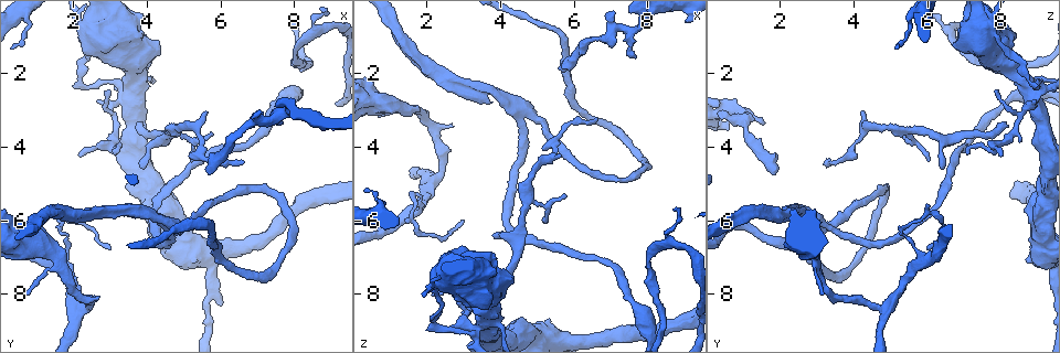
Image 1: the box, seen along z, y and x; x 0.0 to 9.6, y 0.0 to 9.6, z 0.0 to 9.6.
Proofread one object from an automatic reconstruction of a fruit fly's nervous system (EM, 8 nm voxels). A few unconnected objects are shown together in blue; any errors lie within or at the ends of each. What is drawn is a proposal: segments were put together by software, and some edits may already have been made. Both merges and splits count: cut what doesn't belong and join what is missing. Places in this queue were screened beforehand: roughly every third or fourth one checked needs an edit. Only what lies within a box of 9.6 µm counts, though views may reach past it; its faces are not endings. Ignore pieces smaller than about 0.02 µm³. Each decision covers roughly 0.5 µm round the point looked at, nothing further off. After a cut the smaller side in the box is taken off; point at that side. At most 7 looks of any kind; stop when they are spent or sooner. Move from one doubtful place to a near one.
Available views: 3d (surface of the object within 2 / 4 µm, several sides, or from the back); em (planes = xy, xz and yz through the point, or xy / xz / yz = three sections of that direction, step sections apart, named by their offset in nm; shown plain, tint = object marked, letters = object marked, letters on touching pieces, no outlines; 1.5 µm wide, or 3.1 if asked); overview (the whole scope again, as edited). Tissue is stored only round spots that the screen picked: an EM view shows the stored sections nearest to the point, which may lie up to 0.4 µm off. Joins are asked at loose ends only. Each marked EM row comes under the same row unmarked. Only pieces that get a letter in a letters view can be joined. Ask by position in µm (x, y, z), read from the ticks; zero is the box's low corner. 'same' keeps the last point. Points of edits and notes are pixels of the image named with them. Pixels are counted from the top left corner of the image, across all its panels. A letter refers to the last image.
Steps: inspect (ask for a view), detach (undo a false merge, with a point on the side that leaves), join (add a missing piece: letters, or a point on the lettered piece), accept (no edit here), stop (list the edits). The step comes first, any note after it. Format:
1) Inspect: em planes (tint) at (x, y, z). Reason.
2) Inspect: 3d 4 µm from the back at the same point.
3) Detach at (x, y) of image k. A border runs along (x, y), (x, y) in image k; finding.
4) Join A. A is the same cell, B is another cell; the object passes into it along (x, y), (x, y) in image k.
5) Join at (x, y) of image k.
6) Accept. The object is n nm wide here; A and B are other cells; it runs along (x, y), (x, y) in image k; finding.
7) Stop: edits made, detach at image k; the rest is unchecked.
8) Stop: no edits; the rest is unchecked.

Inspect: 3d 4 µm at (5.15, 4.35, 6.05). An open end.

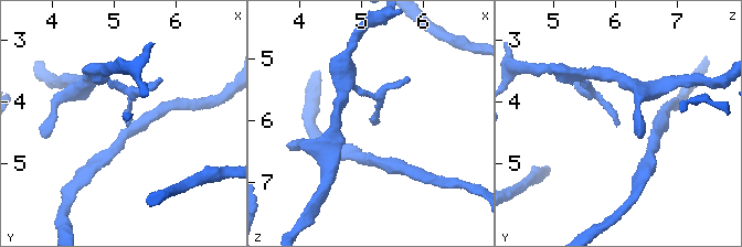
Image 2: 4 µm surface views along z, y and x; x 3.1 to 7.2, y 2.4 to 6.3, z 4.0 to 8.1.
Inspect: em planes (letters) at (5.20, 4.40, 6.00).

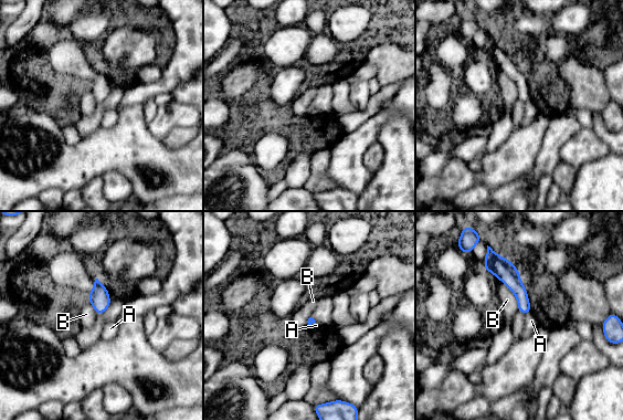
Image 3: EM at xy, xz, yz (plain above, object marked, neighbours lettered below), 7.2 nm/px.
Accept. A and B are other cells; a border runs along (492, 272), (515, 295), (518, 310) in image 3; none of them fits.

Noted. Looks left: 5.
Inspect: 3d 4 µm at (5.60, 4.70, 1.80). An open end.

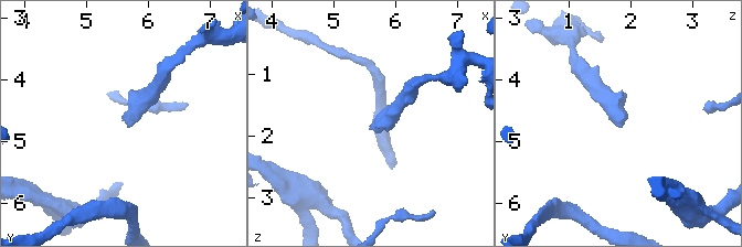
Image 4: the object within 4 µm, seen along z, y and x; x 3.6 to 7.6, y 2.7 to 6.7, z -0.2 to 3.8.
Inspect: em planes (letters) at (5.65, 4.70, 1.80). Now the EM.

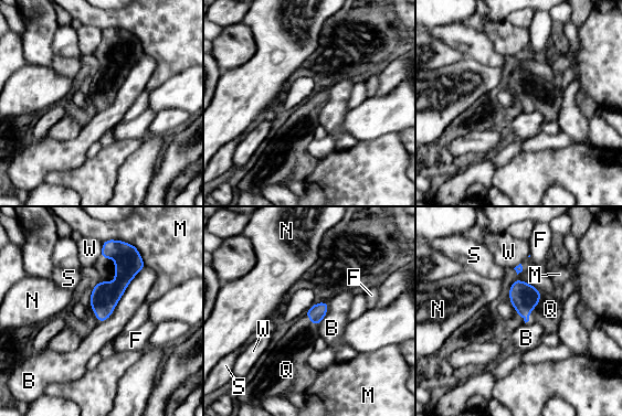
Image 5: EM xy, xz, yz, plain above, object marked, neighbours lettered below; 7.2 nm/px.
Join Q. Q is the same cell, B, F, M, N, S and W are other cells; the object passes into it along (524, 297), (539, 299), (550, 309) in image 5; the cell continues.

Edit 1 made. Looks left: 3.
Inspect: overview.

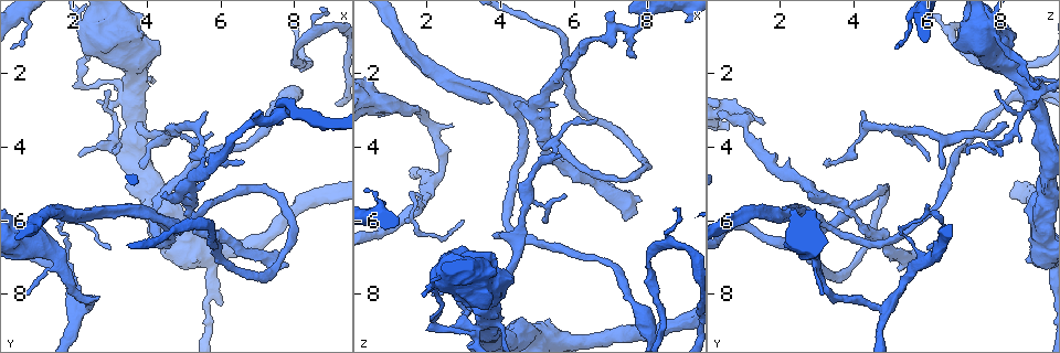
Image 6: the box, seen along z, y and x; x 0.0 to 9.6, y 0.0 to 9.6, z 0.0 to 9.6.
Inspect: em planes (tint) at (6.70, 4.45, 3.25). Free end.

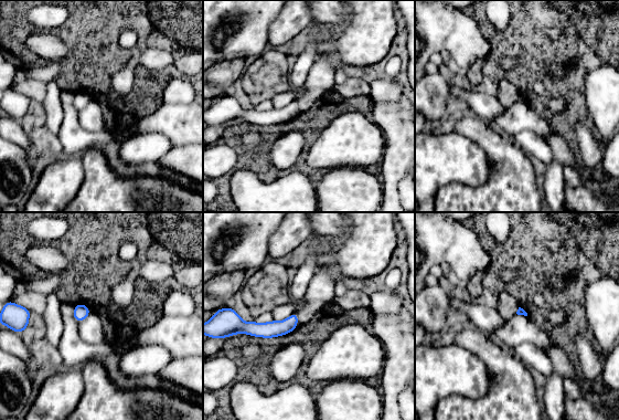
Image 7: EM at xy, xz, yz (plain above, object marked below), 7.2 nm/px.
Inspect: em planes (letters) at the same point.

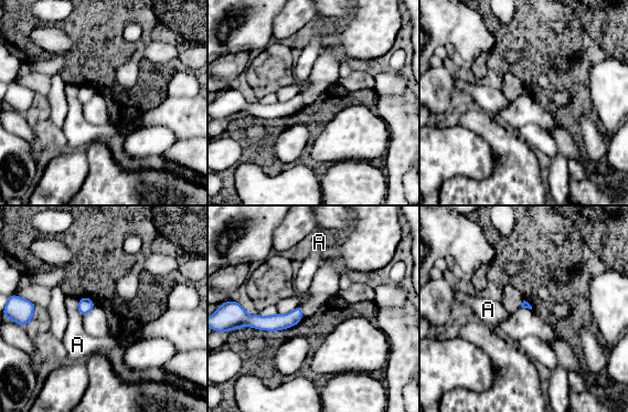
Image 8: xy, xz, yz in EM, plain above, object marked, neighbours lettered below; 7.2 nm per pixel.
Accept. A is another cell; it runs along (299, 309), (285, 321), (247, 317) in image 8; no lettered piece goes on from it.

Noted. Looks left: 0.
Stop: edits made, join at image 5; the rest is unchecked.

